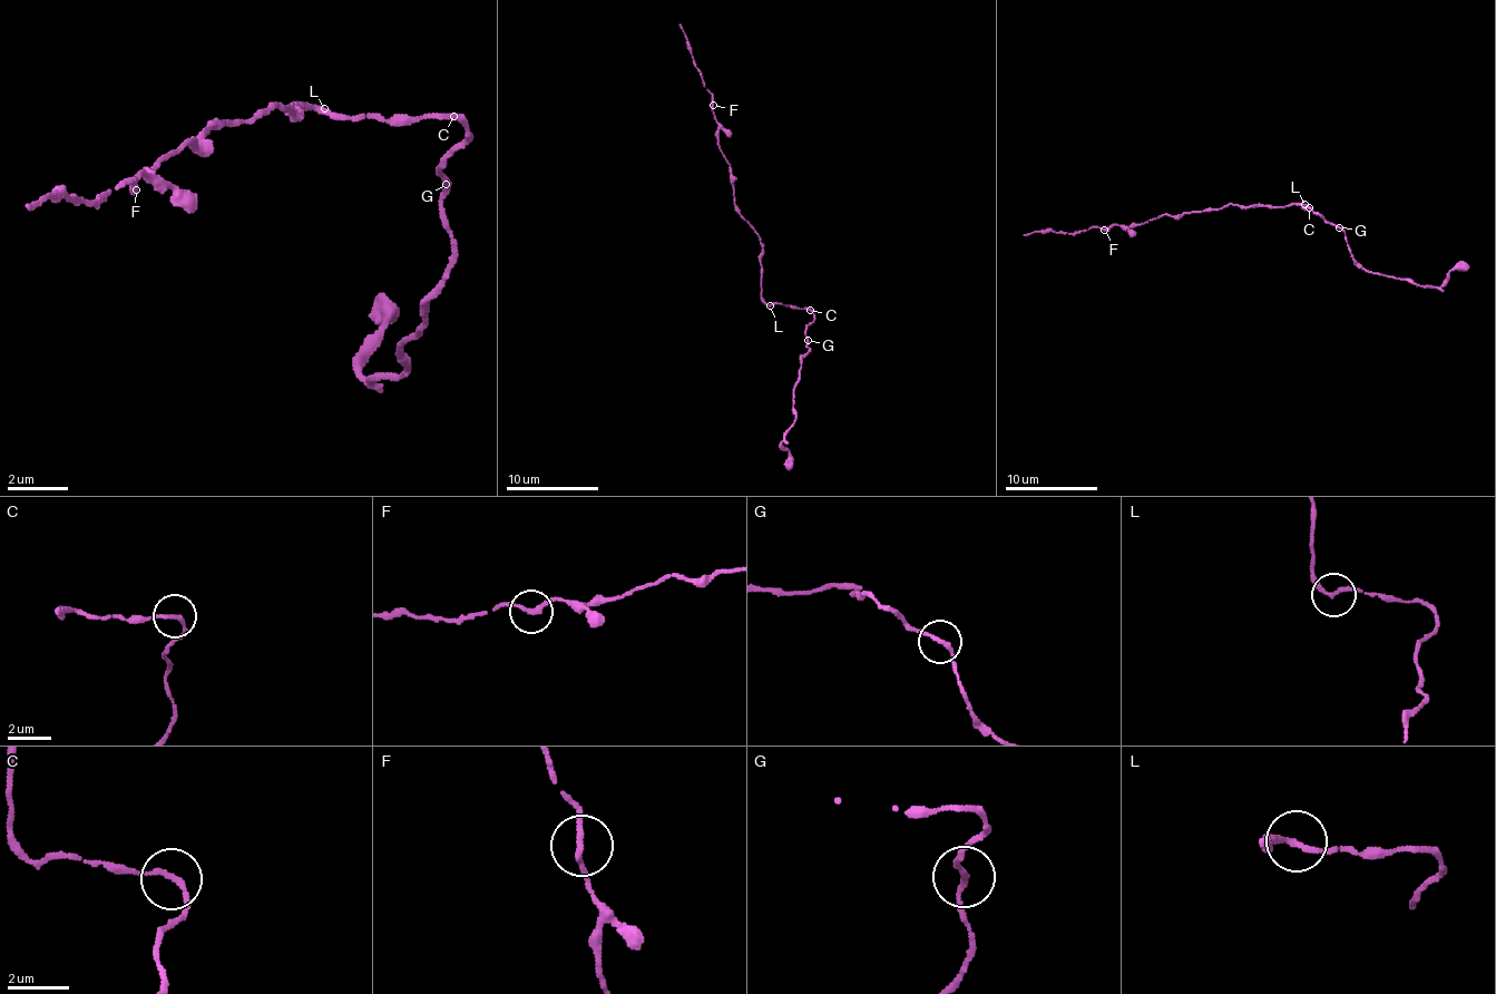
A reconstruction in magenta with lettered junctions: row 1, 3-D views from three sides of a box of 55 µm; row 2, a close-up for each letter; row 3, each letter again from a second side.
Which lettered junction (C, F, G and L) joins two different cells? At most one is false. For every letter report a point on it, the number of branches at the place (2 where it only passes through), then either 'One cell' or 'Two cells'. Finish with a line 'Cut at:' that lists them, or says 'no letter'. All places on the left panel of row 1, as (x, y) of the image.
C: Place: (453, 116). Branches: 2. One cell
F: Place: (136, 189). Branches: 2. One cell
G: Place: (446, 184). Branches: 2. One cell
L: Place: (324, 108). Branches: 2. One cell
Cut at: no letter

